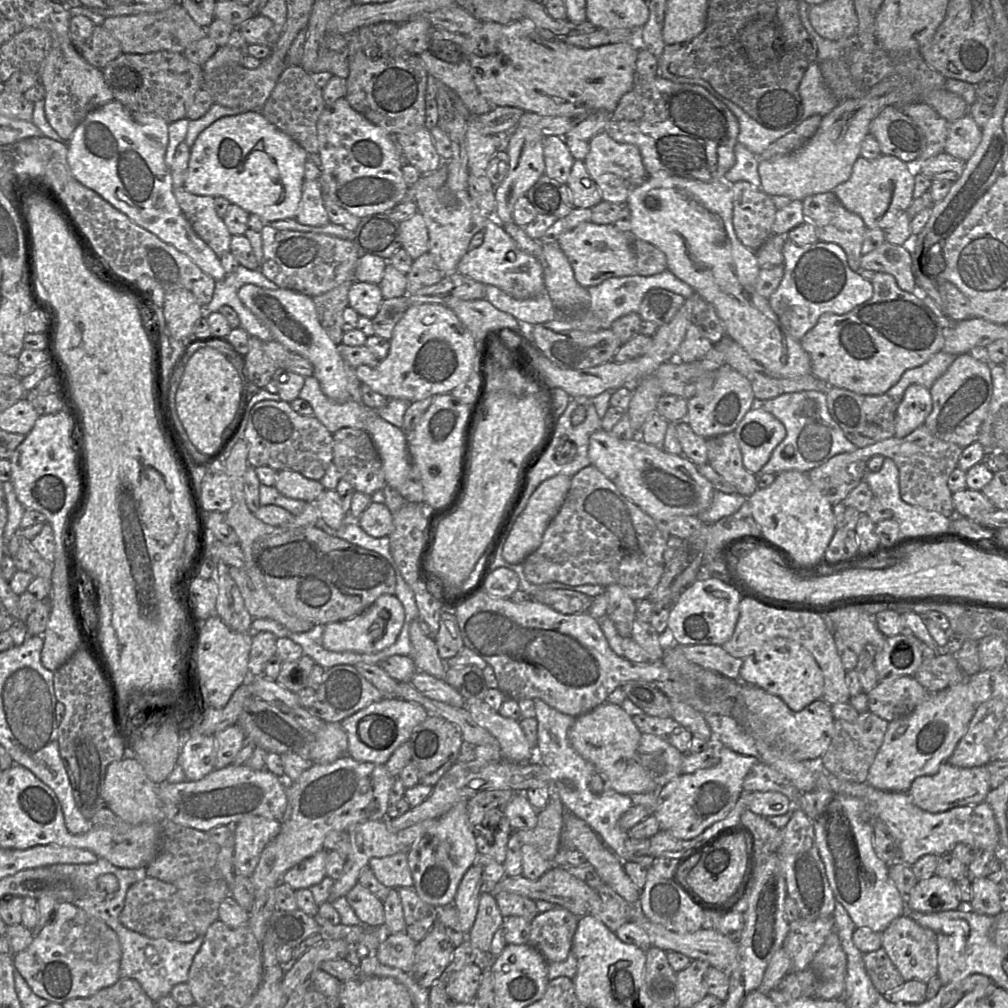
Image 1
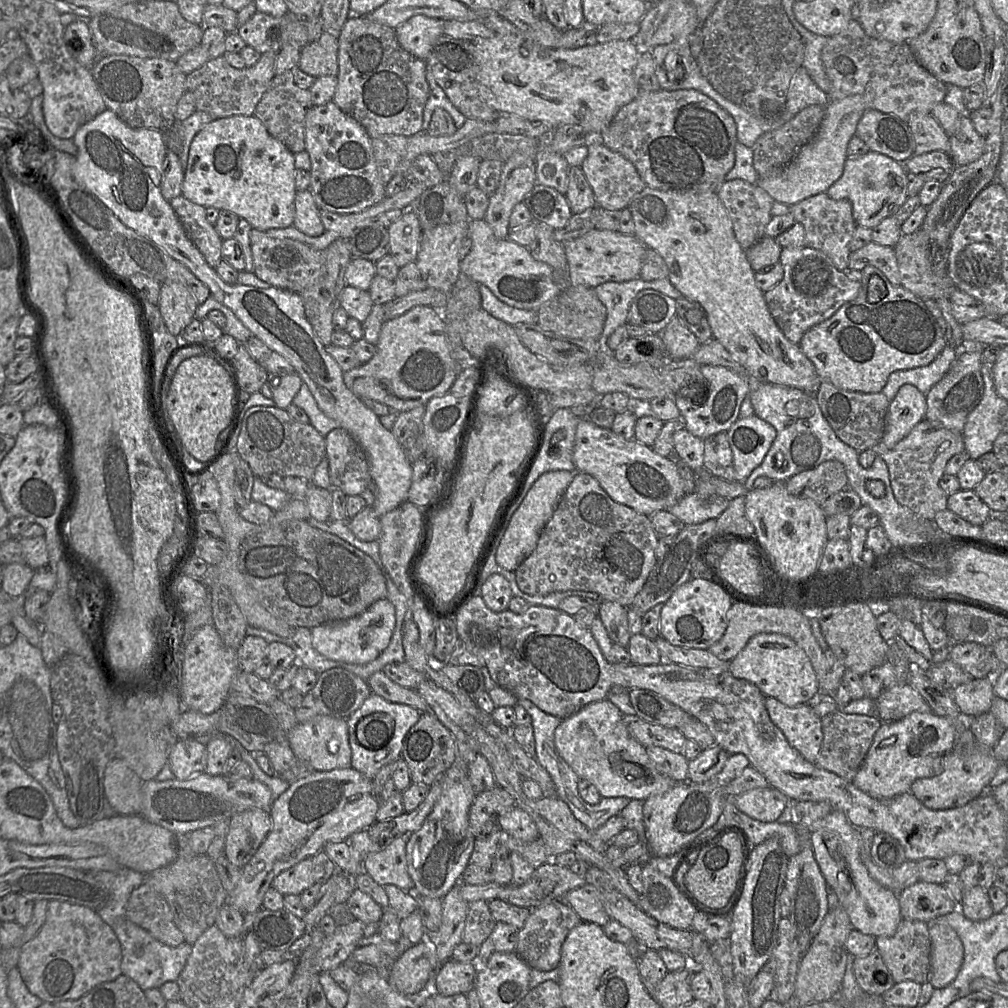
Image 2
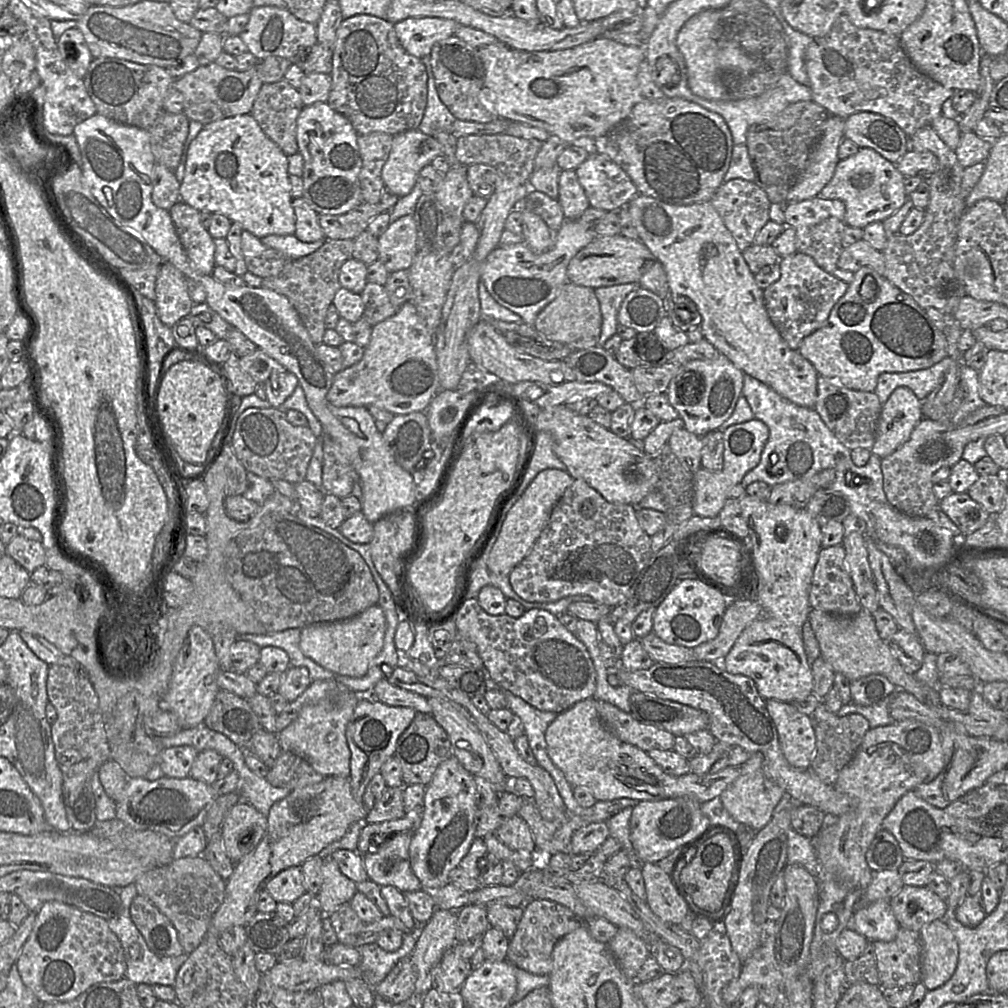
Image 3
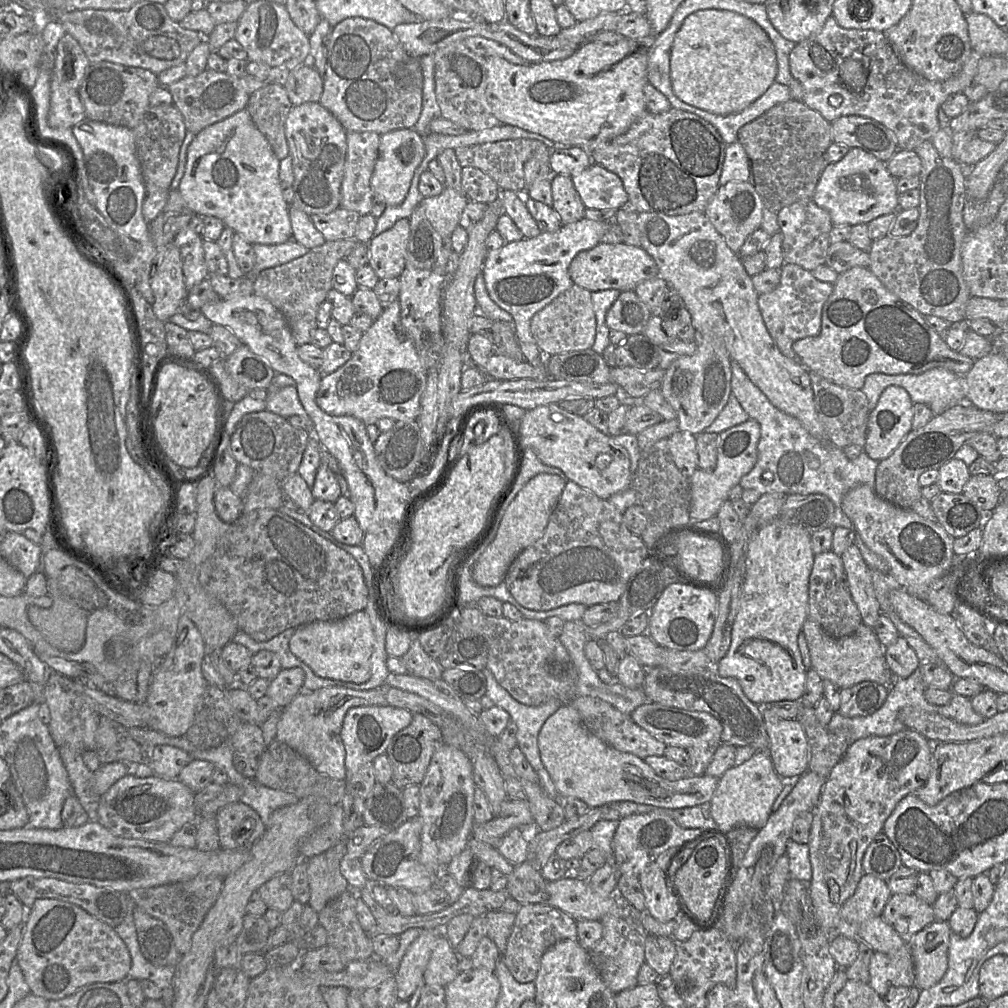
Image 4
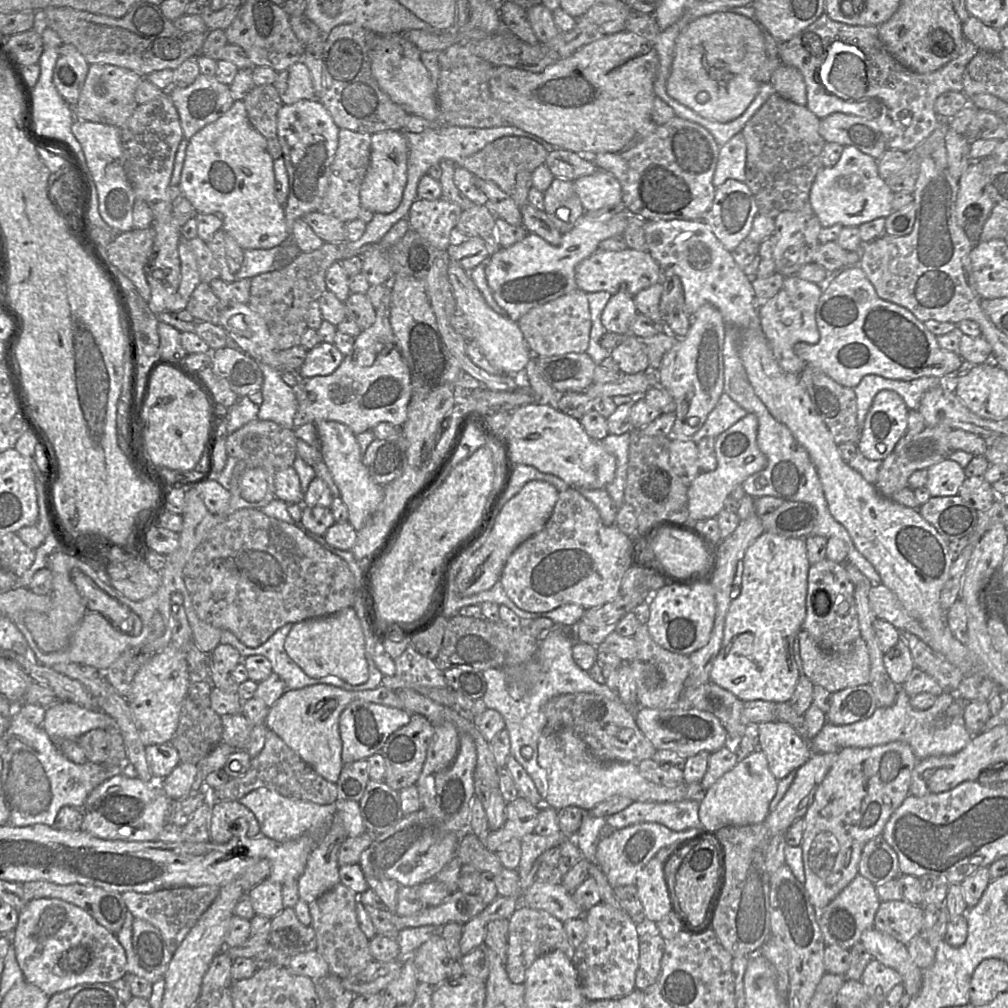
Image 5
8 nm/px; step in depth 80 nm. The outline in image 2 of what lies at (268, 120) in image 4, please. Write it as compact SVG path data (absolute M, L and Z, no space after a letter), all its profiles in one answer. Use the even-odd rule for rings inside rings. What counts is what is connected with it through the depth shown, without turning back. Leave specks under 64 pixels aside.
M289 70L274 77L257 104L254 116L274 138L296 154L305 151L305 117L313 106L309 89L300 88Z

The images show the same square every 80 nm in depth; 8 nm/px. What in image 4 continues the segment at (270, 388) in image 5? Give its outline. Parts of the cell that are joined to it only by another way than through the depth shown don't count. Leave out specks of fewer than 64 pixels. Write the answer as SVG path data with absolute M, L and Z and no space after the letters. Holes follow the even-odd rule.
M287 386L281 388L277 392L267 393L265 402L266 411L277 414L284 419L288 419L293 415L298 415L305 418L305 430L311 431L311 434L313 435L313 423L299 400L297 388L295 386Z

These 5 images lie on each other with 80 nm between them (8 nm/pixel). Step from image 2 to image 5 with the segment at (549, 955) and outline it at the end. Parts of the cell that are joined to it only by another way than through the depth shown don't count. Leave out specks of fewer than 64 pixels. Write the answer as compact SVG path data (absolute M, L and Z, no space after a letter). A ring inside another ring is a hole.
M519 906L508 920L505 970L512 983L524 983L526 970L545 953L561 950L571 957L574 947L568 941L563 922L548 912Z

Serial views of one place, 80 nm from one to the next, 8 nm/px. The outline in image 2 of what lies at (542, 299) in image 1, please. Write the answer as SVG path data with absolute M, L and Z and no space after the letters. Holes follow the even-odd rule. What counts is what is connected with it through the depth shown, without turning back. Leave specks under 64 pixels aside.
M479 285L481 307L493 317L510 325L537 322L537 311L520 309L499 300L485 285Z

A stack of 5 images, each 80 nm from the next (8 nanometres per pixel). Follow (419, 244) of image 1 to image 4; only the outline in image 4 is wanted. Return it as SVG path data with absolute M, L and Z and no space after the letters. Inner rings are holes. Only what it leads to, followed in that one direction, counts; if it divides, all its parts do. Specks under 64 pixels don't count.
M402 218L368 243L368 265L379 279L399 277L406 268L410 220Z

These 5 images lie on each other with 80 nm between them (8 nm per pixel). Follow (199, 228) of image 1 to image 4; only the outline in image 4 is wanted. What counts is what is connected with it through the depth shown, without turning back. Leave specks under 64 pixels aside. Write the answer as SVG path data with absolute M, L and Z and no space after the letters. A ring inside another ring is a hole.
M189 227L180 230L174 239L182 258L182 269L187 291L204 279L208 271L204 258L203 237Z

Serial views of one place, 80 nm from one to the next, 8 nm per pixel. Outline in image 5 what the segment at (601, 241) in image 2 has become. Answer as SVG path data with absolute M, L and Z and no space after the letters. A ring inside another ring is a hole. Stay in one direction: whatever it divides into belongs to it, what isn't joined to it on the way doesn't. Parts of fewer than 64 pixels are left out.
M629 247L622 251L598 248L576 266L575 281L577 288L587 293L606 291L614 295L625 291L635 296L641 290L660 282L662 273L662 268L648 251L638 251Z

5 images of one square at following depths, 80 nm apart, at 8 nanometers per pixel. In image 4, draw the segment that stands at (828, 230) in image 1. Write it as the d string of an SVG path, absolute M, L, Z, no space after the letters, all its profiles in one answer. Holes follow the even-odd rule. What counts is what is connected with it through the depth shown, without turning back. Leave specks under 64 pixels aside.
M812 200L797 202L777 212L777 221L783 237L784 264L796 264L808 271L826 265L826 256L831 245L830 232L834 225L825 209Z

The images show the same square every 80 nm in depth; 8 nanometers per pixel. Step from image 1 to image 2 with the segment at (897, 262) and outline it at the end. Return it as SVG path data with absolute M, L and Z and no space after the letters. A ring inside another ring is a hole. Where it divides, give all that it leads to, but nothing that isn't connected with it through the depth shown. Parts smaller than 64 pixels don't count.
M870 242L862 248L851 251L848 268L862 270L866 266L879 269L895 286L901 286L901 278L894 247Z

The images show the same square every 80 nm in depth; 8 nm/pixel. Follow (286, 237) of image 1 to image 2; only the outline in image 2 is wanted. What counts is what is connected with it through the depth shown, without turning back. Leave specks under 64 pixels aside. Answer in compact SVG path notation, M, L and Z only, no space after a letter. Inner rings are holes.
M252 228L250 243L253 258L253 273L275 288L301 292L312 285L319 276L322 250L317 250L300 241L270 237L266 232Z

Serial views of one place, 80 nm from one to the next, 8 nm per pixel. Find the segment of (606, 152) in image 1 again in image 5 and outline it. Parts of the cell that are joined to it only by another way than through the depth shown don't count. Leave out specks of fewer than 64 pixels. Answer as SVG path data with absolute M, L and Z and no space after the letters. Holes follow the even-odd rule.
M601 169L574 180L573 185L585 212L622 203L622 188L619 181Z

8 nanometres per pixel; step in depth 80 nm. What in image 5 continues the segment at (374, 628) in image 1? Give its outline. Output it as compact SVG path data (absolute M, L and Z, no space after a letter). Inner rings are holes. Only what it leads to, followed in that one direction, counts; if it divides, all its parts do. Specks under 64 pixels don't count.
M353 607L334 614L296 622L286 636L287 655L311 678L336 676L350 685L360 685L369 678L365 635Z

